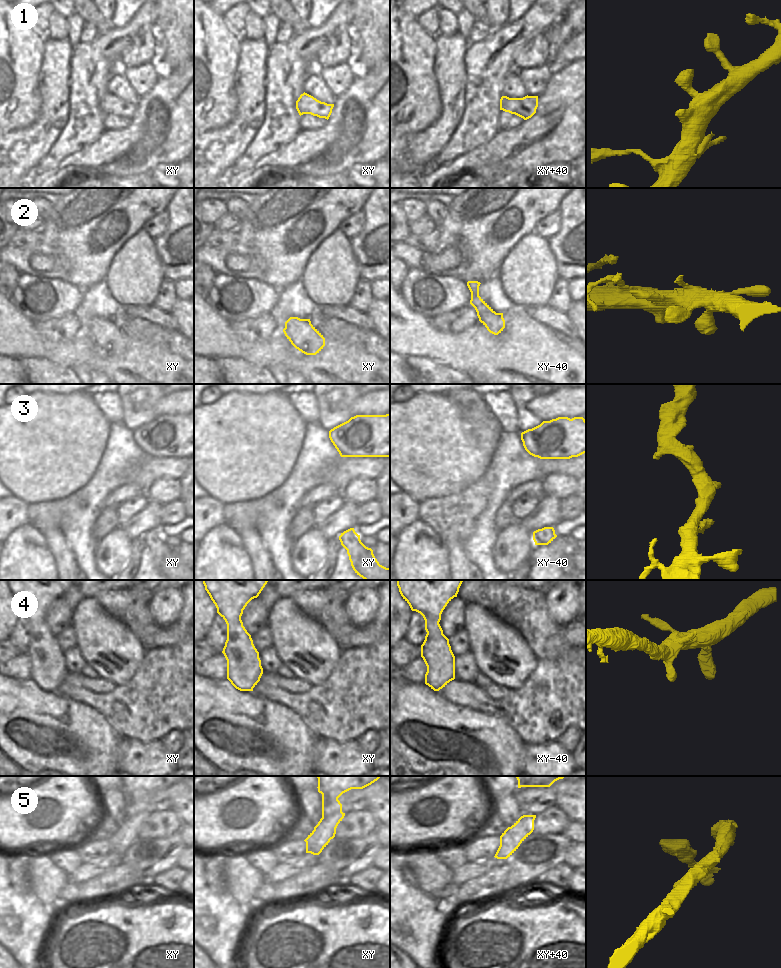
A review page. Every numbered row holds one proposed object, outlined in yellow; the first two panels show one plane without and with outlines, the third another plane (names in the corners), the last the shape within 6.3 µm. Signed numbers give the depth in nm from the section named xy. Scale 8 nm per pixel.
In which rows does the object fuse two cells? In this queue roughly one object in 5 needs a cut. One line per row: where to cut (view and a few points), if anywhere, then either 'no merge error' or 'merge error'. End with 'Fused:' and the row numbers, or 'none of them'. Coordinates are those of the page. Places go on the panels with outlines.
1: no cut | no merge error
2: no cut | no merge error
3: no cut | no merge error
4: no cut | no merge error
5: no cut | no merge error
Fused: none of them

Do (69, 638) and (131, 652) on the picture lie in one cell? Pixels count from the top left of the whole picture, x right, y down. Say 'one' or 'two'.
two

